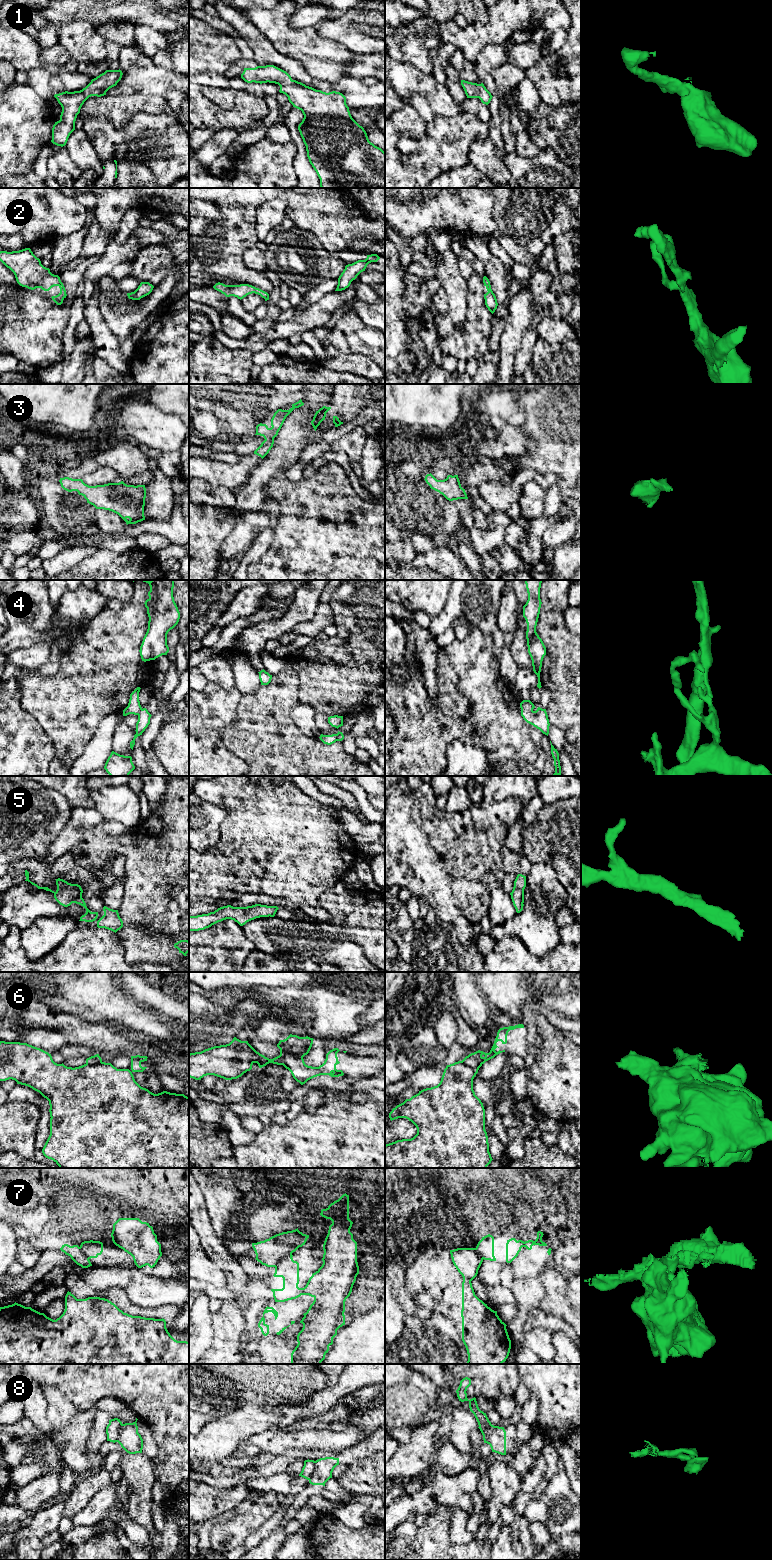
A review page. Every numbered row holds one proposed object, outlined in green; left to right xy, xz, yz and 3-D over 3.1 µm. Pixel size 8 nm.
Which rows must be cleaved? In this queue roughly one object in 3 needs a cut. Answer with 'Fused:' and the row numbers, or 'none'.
Fused: 4, 6, 7, 8

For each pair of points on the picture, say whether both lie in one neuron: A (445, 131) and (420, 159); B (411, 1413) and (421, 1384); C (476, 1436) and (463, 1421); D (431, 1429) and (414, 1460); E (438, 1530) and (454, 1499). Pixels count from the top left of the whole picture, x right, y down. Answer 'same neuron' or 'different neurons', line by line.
A: same neuron
B: same neuron
C: different neurons
D: same neuron
E: different neurons

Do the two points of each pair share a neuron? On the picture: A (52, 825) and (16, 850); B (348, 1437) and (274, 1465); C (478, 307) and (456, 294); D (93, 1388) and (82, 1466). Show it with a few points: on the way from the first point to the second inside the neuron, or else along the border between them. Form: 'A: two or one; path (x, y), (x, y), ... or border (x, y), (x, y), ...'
A: one; path (43, 825), (25, 841)
B: two; border (292, 1449), (339, 1451)
C: two; border (467, 279), (467, 311), (466, 320), (463, 324)
D: two; border (68, 1399), (78, 1410), (87, 1410), (96, 1403)

